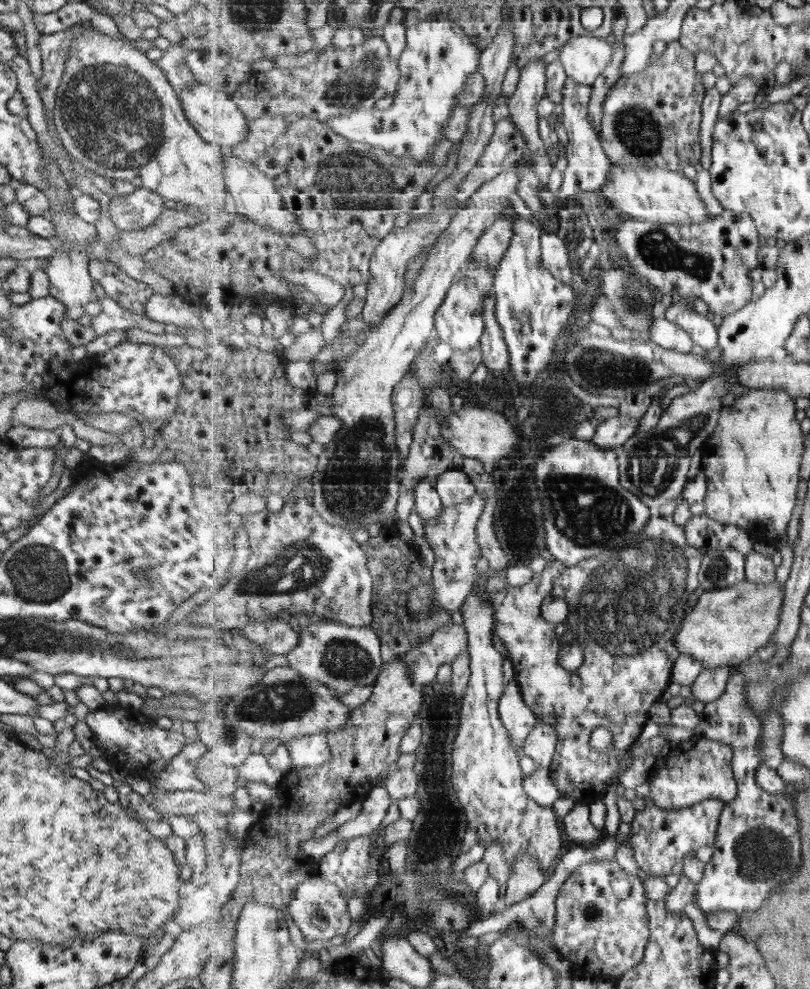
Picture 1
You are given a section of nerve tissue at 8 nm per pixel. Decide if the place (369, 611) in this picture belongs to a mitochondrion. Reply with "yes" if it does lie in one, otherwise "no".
no

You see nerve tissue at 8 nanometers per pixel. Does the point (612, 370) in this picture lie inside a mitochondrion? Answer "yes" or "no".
yes

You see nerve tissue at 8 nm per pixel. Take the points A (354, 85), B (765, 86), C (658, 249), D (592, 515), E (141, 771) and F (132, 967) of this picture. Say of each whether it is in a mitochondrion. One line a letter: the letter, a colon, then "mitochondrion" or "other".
A: mitochondrion
B: other
C: mitochondrion
D: mitochondrion
E: other
F: other

